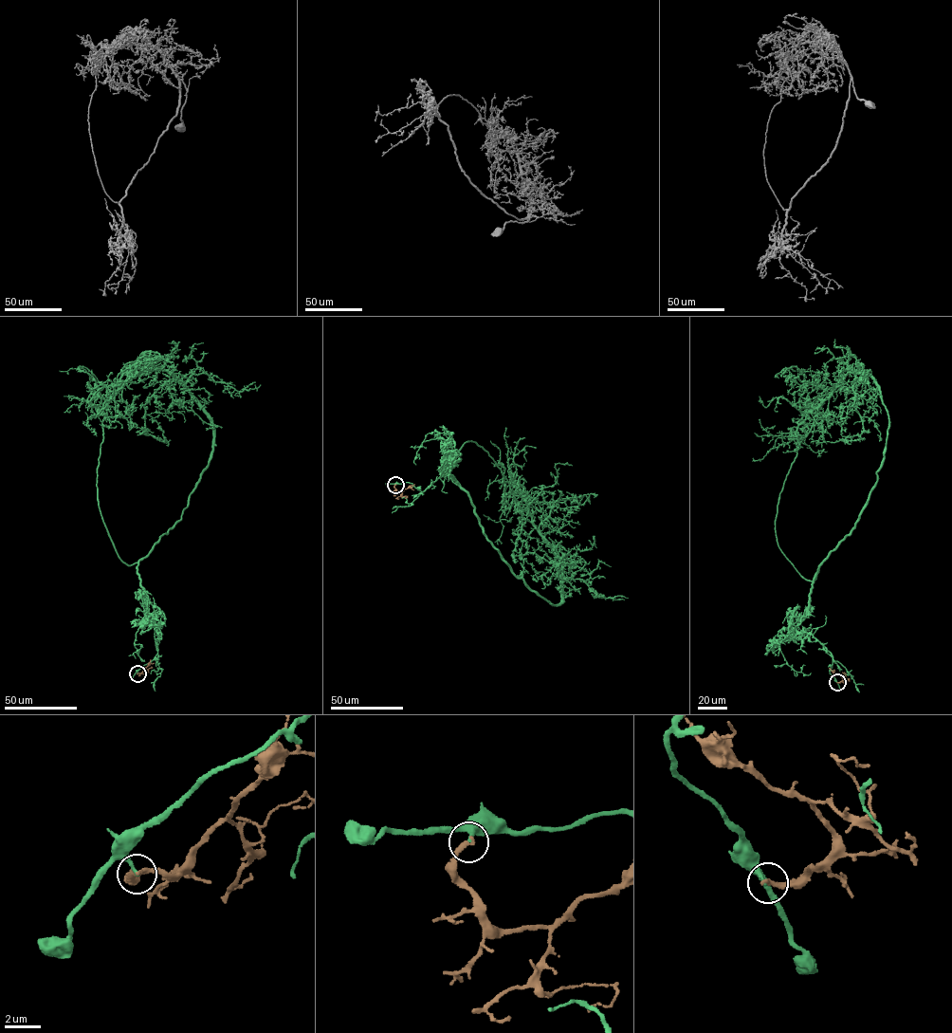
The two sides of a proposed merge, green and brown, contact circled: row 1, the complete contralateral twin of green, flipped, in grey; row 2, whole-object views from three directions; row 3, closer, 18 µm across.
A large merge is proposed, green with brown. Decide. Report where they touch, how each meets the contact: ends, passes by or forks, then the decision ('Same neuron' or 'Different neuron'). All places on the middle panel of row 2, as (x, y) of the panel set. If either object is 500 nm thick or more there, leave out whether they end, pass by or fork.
Place: (395, 485). At the ring green ends. At the ring brown ends. Different neuron

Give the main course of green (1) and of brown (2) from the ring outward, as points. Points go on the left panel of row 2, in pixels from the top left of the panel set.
1: (137, 673), (157, 651), (137, 565), (181, 518), (213, 431), (172, 378), (144, 405), (147, 434), (137, 428)
2: (137, 673), (151, 668)

